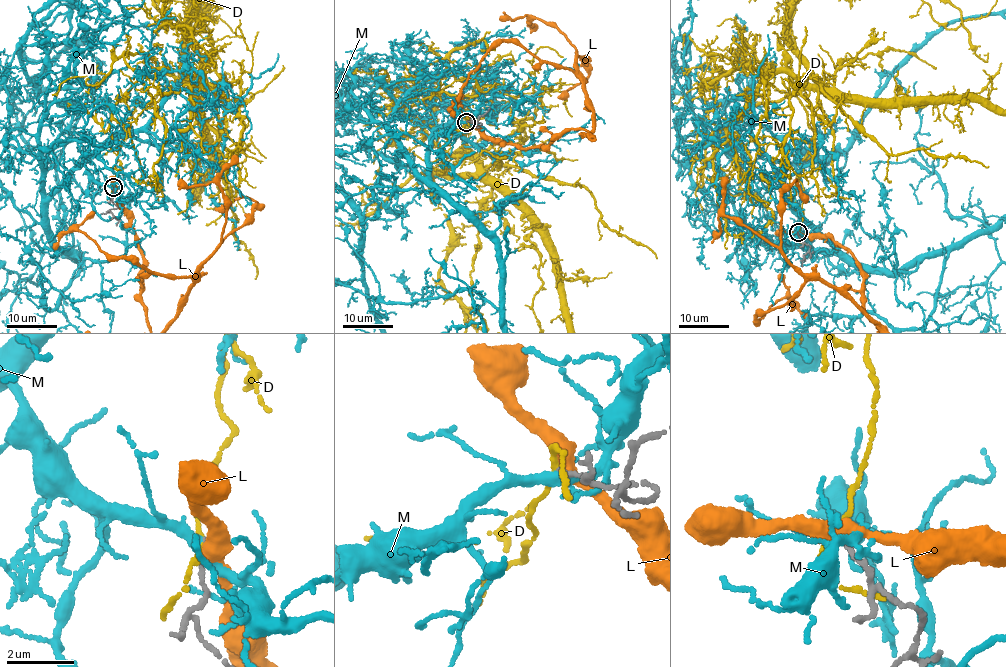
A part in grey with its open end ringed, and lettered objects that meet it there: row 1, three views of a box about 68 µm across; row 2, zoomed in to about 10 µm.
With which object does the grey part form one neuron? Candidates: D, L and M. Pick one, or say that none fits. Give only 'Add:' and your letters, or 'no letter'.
Add: no letter

